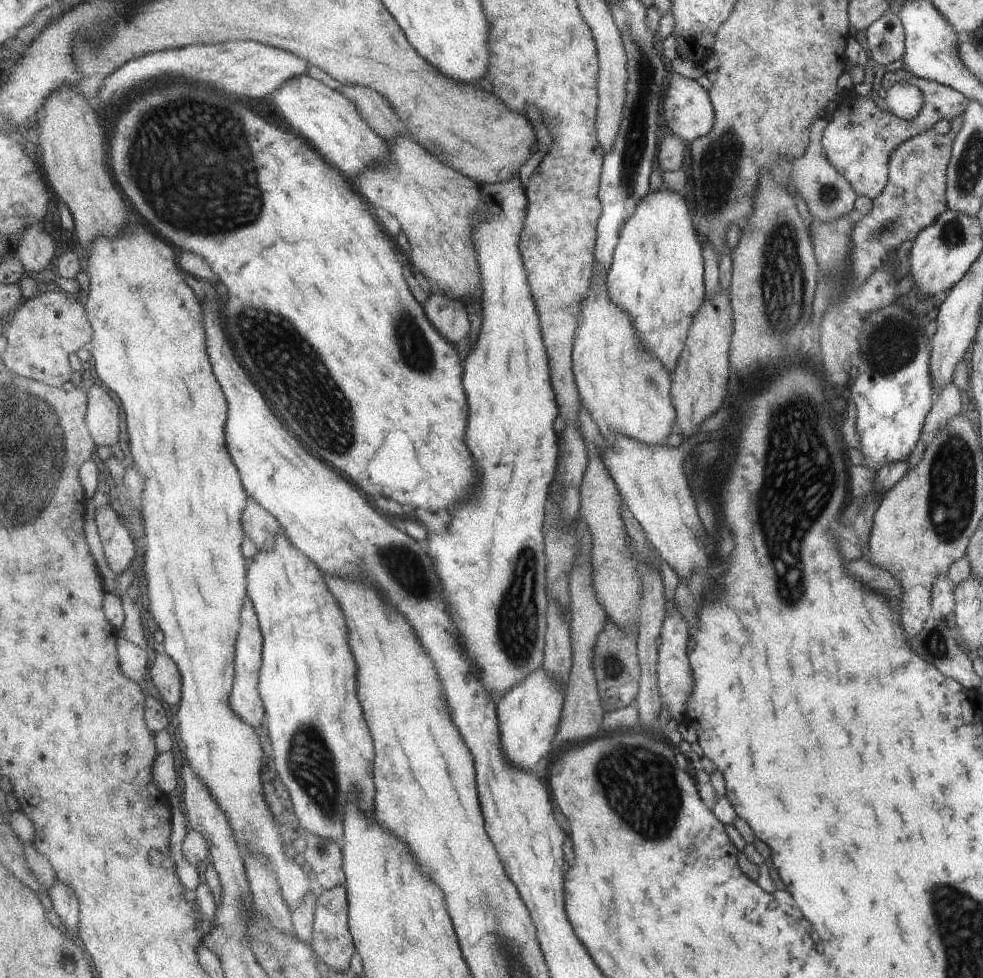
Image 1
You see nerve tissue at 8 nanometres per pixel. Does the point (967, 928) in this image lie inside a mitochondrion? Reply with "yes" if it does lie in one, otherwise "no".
yes

